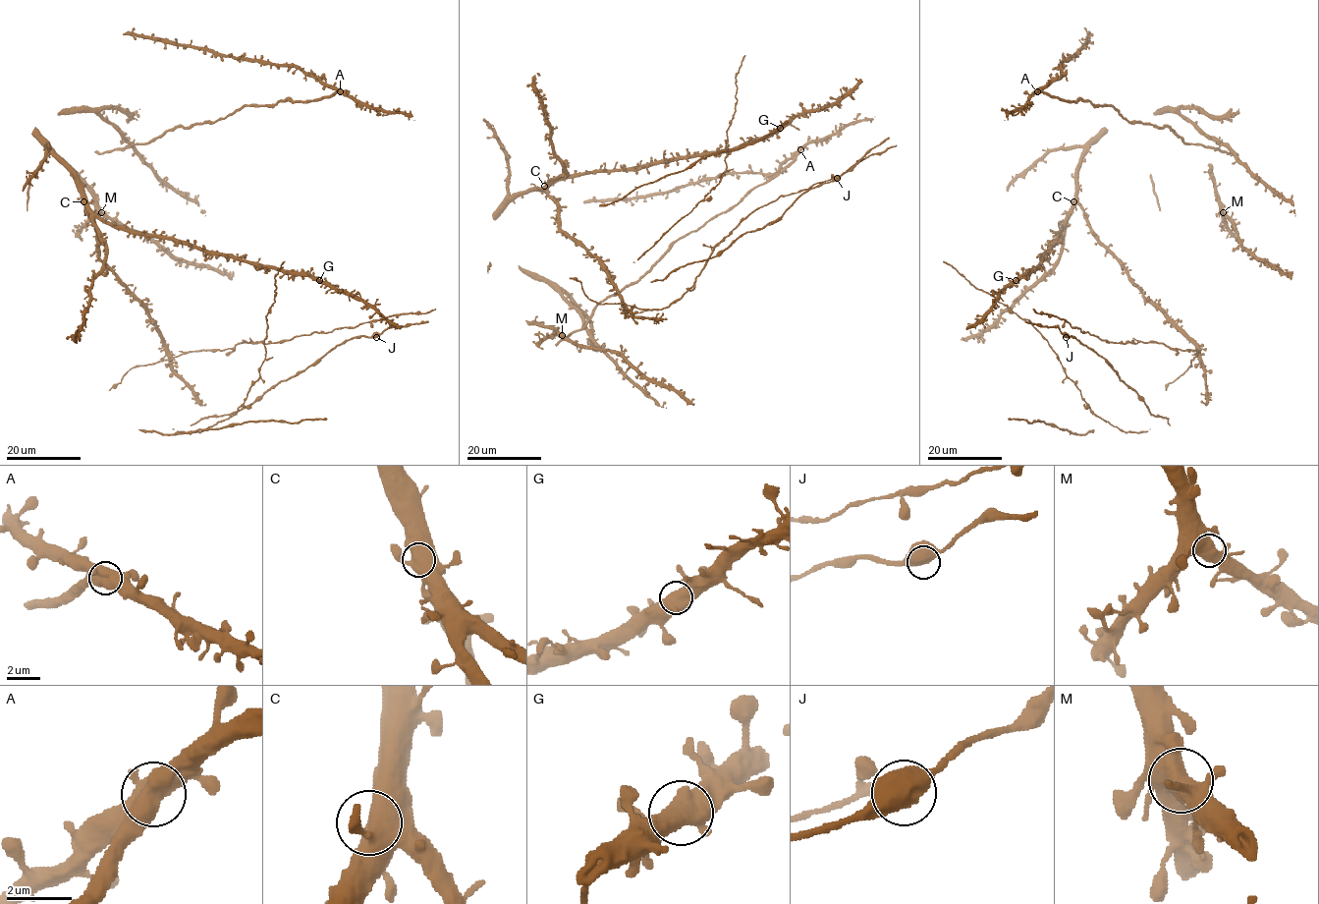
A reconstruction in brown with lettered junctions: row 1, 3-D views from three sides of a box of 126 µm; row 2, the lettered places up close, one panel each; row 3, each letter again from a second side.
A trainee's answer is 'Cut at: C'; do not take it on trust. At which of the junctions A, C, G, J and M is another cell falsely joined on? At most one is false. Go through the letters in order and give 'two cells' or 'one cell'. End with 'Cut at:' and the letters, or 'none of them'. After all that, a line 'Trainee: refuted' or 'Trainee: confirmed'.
A: two cells
C: one cell
G: one cell
J: one cell
M: one cell
Cut at: A
Trainee: refuted

